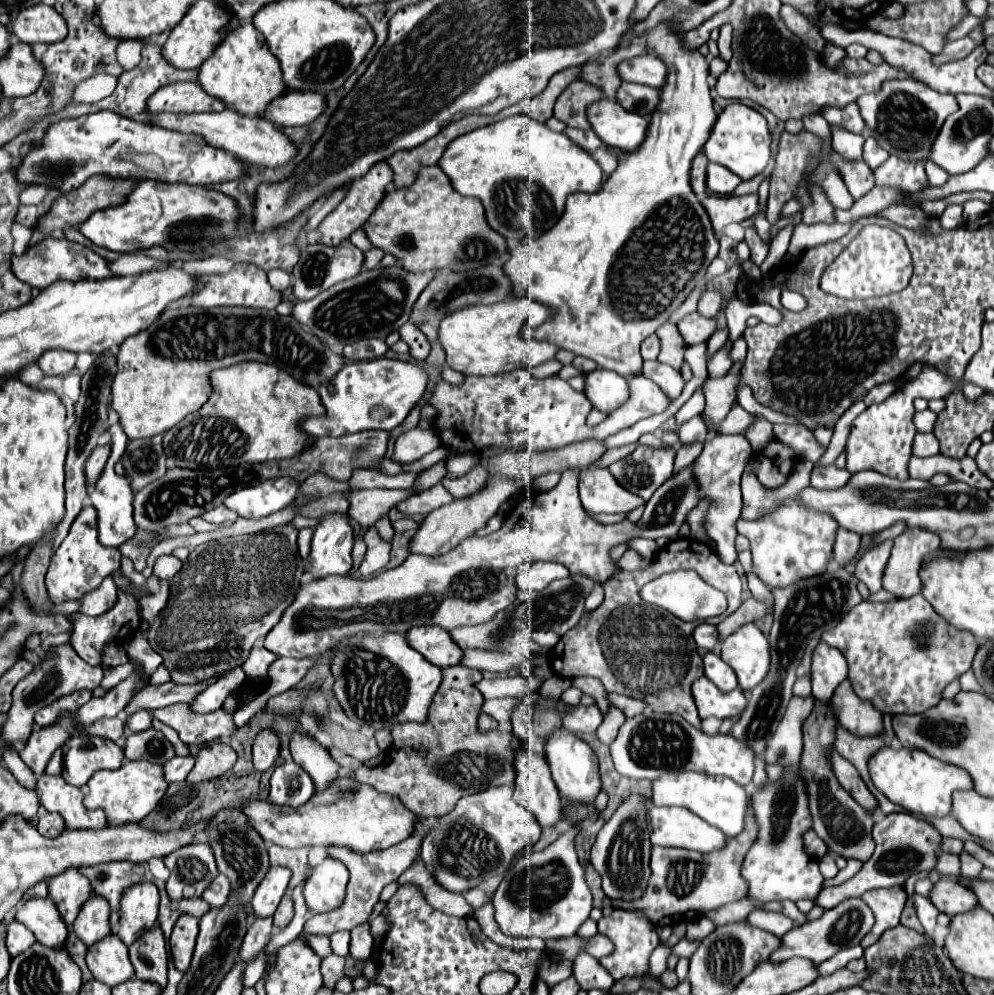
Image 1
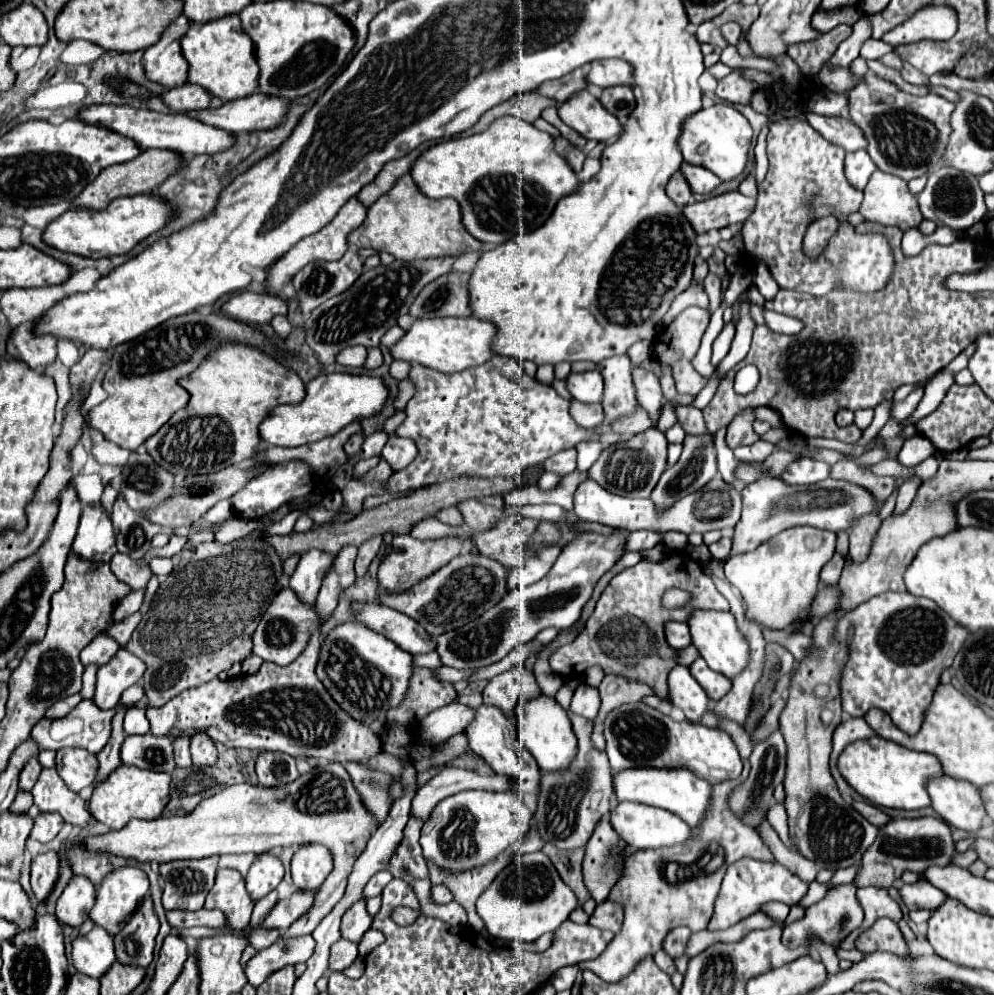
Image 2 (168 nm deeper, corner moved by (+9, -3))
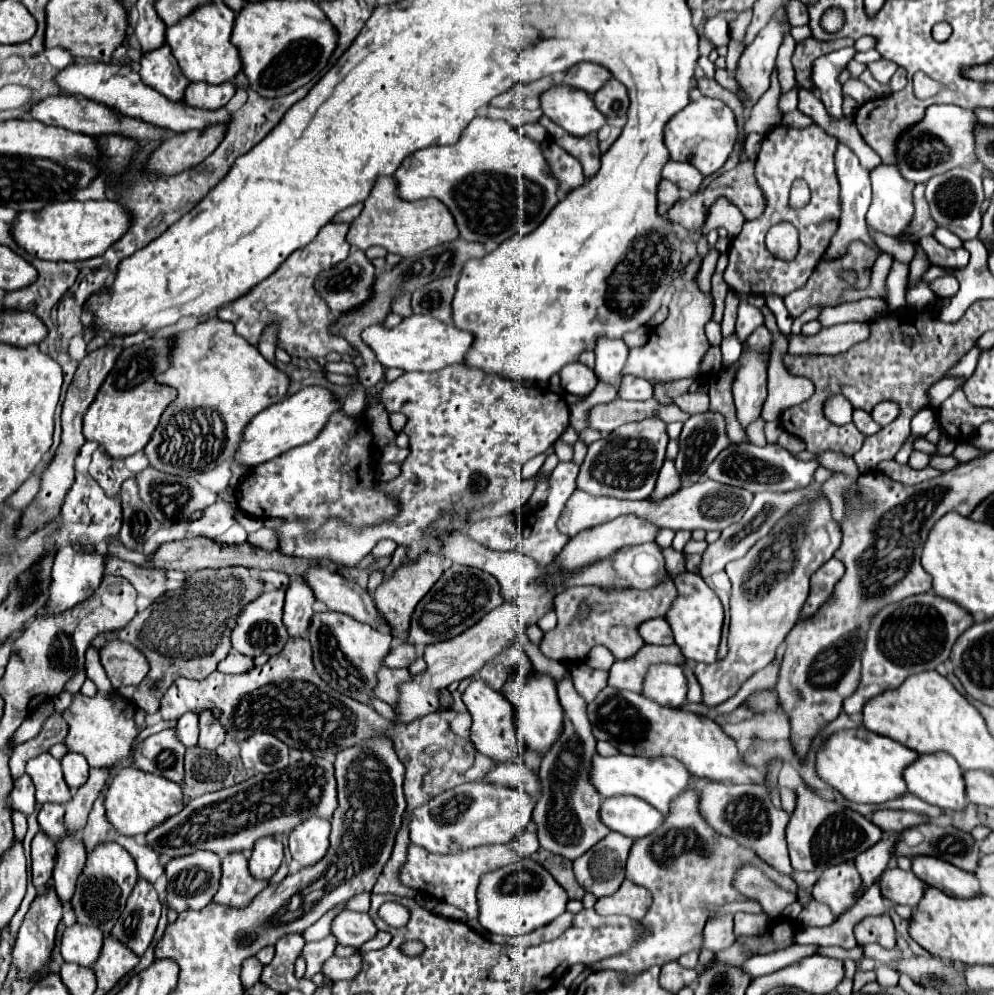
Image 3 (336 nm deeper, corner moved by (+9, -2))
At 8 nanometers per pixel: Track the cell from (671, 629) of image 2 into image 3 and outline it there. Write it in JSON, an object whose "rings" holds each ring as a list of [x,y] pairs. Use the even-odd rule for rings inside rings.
{"rings":[[[651,618],[639,626],[639,636],[645,644],[673,644],[673,632],[665,618]]]}

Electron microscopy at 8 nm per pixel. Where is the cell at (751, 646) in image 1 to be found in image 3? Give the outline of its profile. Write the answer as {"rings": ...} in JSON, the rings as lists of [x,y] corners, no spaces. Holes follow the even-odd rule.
{"rings":[[[683,572],[675,578],[675,588],[679,596],[675,604],[671,604],[671,612],[667,612],[667,622],[671,624],[675,644],[681,648],[683,656],[693,662],[711,664],[717,660],[717,648],[721,640],[721,626],[723,626],[723,606],[715,592],[703,582],[701,576],[693,572]]]}

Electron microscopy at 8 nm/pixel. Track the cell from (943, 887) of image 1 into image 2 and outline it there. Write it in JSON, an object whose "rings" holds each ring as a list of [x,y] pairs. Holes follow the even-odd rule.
{"rings":[[[919,879],[913,885],[901,885],[899,893],[911,911],[913,909],[935,911],[939,909],[939,905],[947,901],[947,895],[941,889],[937,889],[935,885],[931,885],[927,879]]]}

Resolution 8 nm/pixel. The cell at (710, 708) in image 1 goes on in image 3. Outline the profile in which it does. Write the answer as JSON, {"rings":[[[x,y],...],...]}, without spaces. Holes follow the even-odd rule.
{"rings":[[[651,664],[643,678],[641,696],[655,700],[663,706],[679,708],[687,698],[687,680],[681,666],[675,664]]]}

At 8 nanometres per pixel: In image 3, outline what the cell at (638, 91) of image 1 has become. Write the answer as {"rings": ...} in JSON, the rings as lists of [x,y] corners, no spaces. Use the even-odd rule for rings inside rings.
{"rings":[[[611,78],[609,84],[603,84],[603,88],[597,90],[593,100],[605,118],[623,118],[627,114],[627,108],[629,108],[627,90],[615,78]]]}

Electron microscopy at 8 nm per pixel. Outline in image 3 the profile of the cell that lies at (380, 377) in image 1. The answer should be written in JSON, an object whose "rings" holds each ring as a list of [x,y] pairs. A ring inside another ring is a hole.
{"rings":[[[309,386],[305,390],[299,390],[297,394],[265,408],[243,430],[243,438],[239,442],[235,456],[233,456],[235,464],[239,464],[243,468],[255,468],[255,466],[287,452],[289,448],[295,448],[299,444],[307,444],[309,440],[317,438],[317,434],[321,432],[321,428],[325,426],[329,416],[339,406],[341,404],[337,404],[337,400],[333,398],[333,394],[329,390],[319,388],[319,386]]]}

